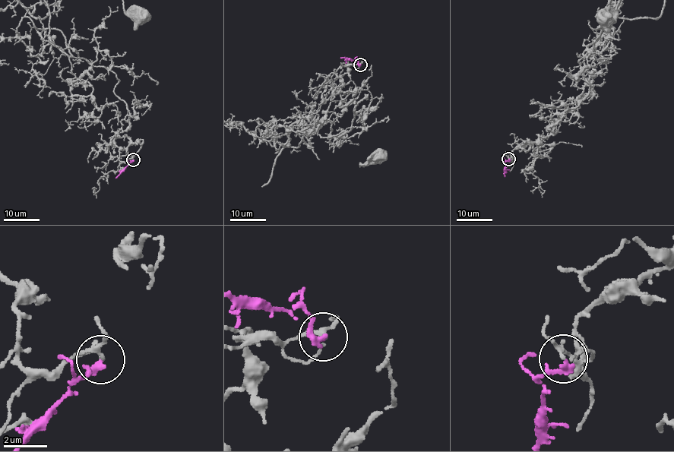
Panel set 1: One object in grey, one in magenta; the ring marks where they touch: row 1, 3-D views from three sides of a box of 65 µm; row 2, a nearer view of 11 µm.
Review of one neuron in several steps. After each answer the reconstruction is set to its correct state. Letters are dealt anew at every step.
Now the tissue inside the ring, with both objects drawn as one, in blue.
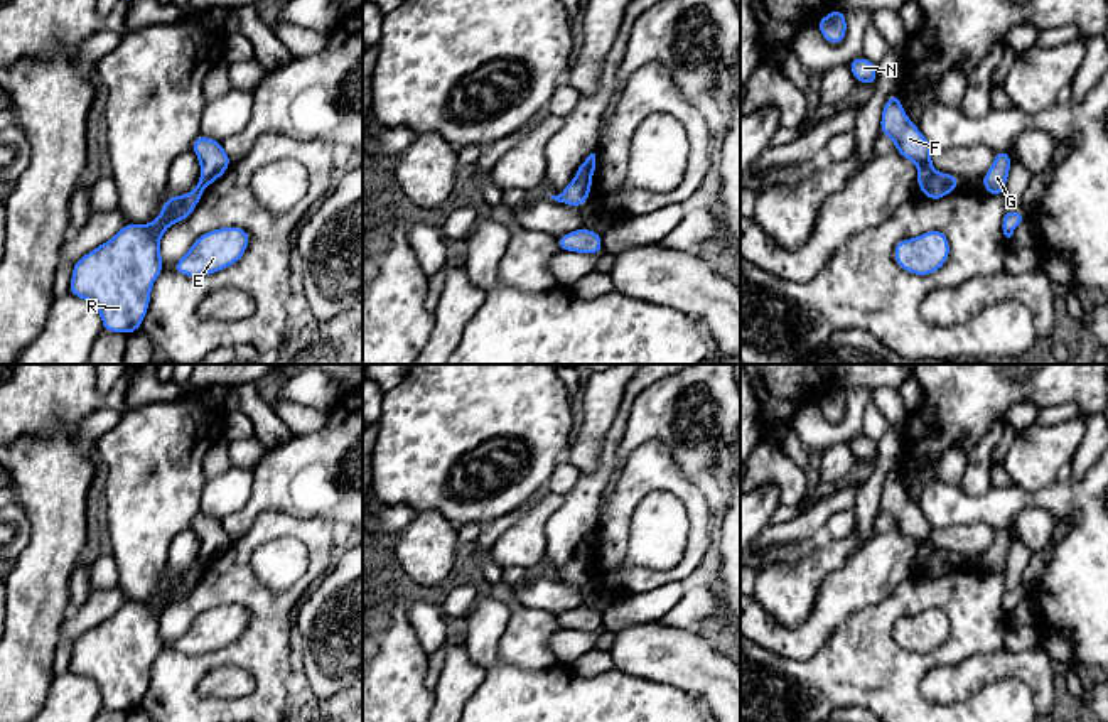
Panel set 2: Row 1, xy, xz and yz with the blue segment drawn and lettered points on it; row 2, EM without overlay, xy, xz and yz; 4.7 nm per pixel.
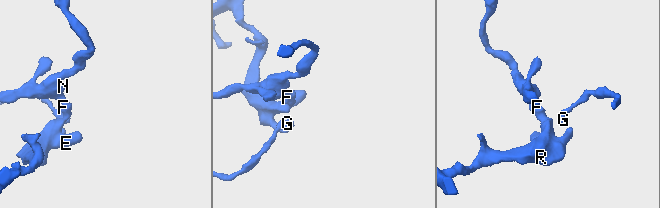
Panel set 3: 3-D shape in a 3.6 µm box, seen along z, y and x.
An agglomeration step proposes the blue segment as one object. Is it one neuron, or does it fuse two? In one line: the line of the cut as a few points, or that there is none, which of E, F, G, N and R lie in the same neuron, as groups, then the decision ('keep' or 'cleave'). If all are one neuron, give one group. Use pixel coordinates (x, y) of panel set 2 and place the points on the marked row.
cut none; groups E F G N R; keep

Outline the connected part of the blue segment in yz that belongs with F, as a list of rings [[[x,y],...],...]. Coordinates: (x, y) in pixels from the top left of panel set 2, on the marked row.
[[[899,93],[890,94],[884,105],[880,133],[896,142],[896,152],[917,164],[919,191],[931,201],[939,201],[961,186],[953,174],[936,172],[931,165],[934,147],[919,128],[907,118]]]

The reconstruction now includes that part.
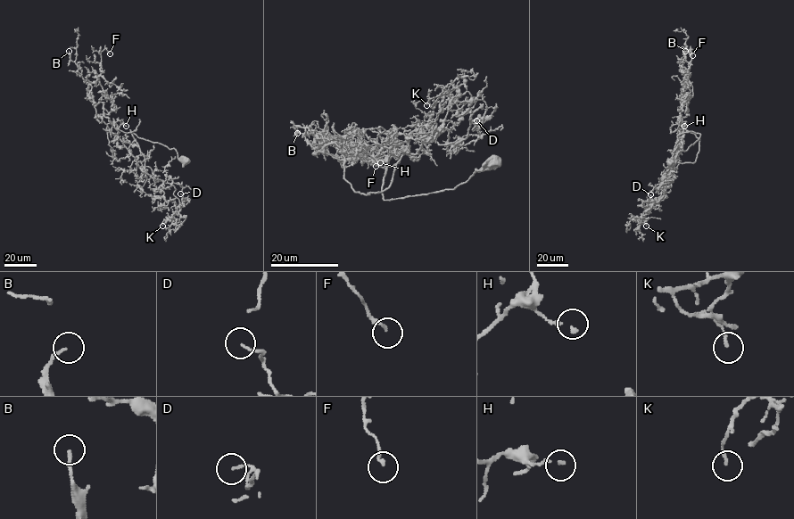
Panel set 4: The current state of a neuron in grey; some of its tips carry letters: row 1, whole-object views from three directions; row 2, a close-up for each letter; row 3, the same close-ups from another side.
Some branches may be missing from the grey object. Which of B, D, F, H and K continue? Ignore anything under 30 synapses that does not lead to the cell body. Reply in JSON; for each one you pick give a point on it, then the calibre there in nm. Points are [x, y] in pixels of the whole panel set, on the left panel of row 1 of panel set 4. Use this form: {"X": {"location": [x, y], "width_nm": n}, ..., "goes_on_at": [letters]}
{"H": {"location": [126, 126], "width_nm": 160}, "goes_on_at": ["H"]}

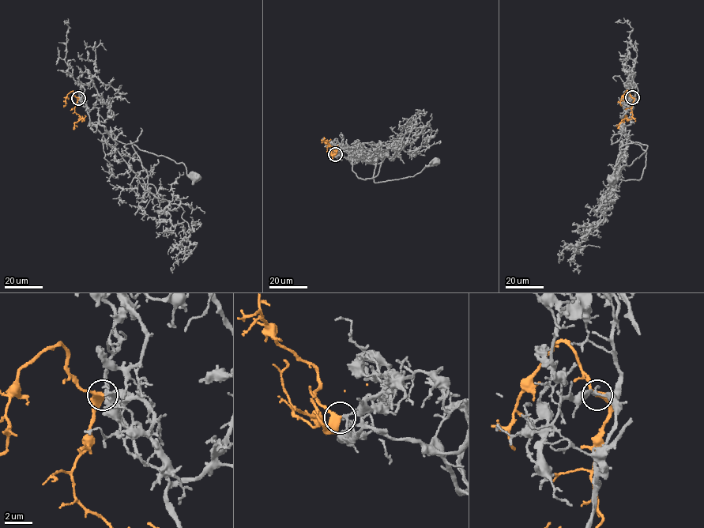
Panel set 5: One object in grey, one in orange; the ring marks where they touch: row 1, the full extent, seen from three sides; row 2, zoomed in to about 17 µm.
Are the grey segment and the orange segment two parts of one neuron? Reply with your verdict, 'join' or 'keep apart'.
join

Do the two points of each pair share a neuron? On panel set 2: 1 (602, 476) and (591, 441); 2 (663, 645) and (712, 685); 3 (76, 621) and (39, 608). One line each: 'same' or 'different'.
1: different
2: same
3: different

